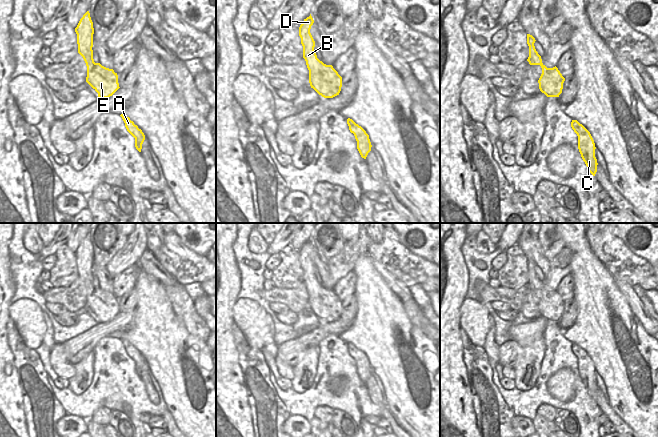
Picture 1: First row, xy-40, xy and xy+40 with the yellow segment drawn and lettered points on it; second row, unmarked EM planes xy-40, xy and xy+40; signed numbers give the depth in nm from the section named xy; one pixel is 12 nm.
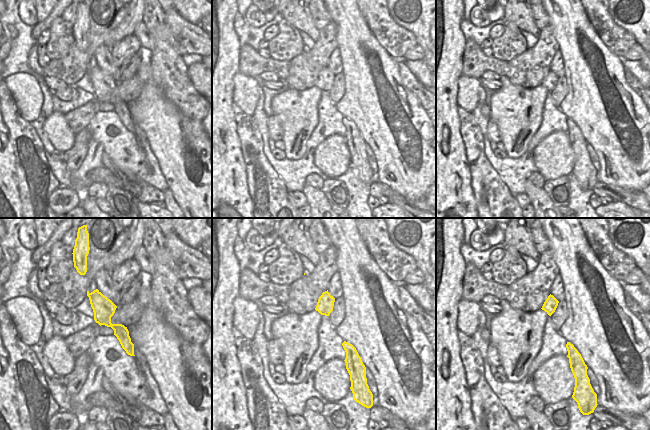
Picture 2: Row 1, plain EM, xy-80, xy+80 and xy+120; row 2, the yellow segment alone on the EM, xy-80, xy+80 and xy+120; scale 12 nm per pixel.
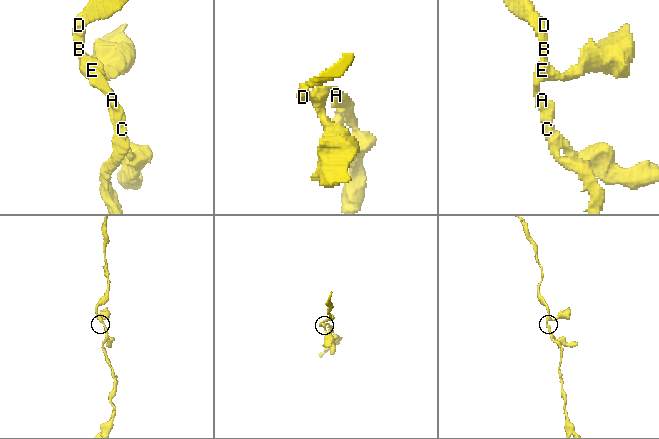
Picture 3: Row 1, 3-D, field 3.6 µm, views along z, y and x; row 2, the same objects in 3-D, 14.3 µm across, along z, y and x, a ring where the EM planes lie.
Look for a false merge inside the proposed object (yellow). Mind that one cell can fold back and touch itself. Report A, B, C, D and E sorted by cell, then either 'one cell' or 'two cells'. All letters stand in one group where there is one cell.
A B C D E; one cell

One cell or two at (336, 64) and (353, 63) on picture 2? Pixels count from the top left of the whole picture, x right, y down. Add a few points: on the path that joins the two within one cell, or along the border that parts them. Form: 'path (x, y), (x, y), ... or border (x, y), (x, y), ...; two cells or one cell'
border (337, 47), (340, 53), (342, 71); two cells

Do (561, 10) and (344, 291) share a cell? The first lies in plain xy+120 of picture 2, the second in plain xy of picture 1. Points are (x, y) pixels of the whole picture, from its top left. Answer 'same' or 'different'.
different

